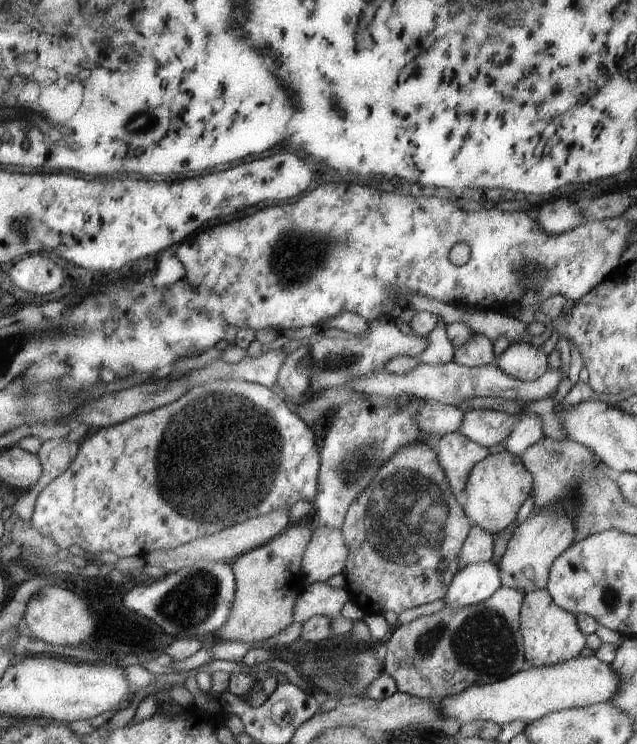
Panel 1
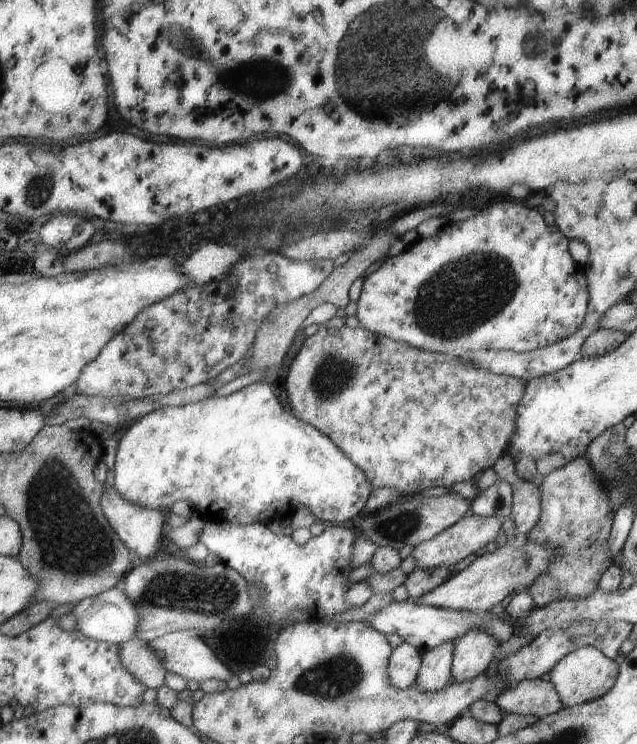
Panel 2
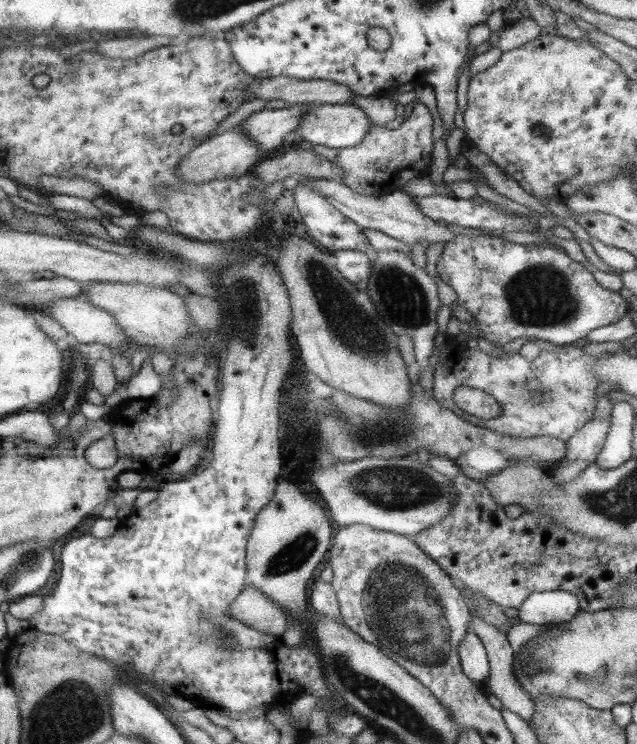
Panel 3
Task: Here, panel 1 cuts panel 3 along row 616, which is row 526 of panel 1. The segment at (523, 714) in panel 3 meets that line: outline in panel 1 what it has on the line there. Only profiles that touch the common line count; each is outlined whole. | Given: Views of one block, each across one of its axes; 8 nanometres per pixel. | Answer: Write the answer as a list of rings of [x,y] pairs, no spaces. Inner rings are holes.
[[[472,525],[459,550],[459,564],[486,562],[492,558],[494,539],[491,533]]]

